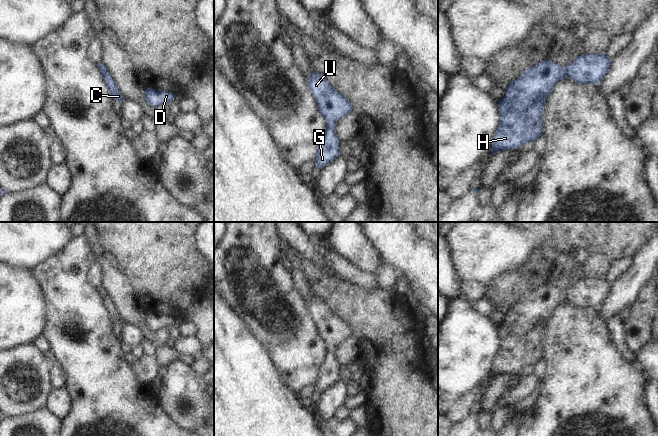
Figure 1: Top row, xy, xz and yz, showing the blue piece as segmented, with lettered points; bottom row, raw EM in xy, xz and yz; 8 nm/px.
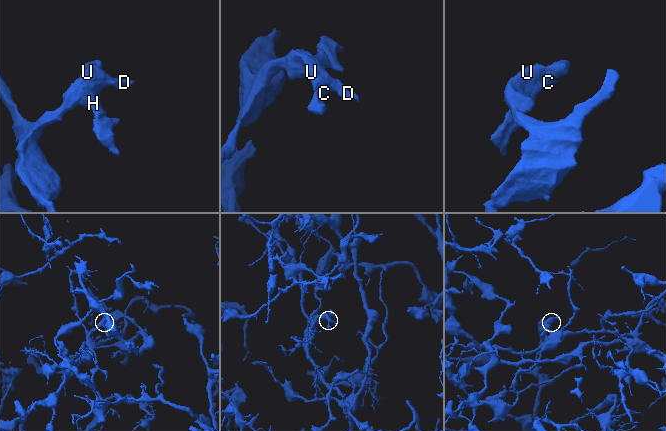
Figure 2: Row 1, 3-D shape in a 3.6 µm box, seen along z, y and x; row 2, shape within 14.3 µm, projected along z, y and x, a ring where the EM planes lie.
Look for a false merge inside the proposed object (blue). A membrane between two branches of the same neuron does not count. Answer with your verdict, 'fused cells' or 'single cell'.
single cell

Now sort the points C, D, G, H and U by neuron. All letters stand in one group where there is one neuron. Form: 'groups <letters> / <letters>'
groups C D G H U

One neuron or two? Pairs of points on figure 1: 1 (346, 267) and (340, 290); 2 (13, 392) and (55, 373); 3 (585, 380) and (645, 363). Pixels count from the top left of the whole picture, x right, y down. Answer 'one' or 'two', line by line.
1: two
2: two
3: two

